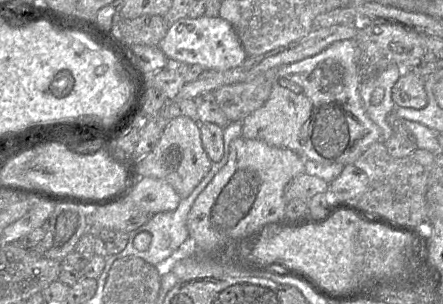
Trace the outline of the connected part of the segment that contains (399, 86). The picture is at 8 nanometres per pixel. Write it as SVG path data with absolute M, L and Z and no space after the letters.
M404 70L402 76L392 88L392 100L395 106L422 109L427 104L424 80Z

